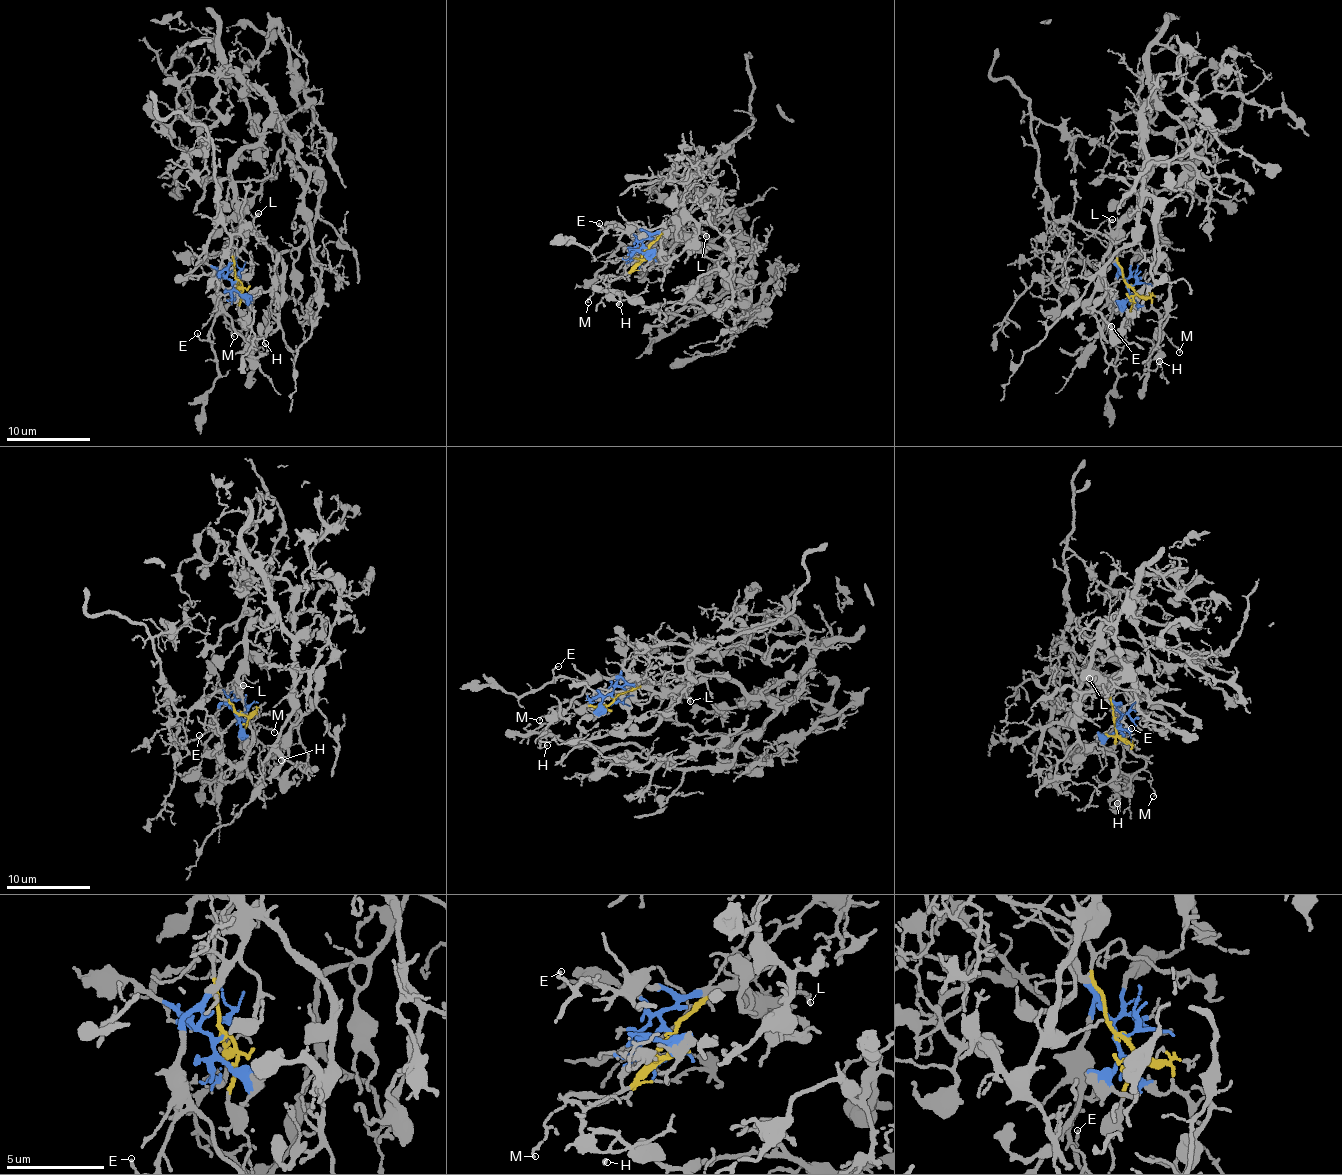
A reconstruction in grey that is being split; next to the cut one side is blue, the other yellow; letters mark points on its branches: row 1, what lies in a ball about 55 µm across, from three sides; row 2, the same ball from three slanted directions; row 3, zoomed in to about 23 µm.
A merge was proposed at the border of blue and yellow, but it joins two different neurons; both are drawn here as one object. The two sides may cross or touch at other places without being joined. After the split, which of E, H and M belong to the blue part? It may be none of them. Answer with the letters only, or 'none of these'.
E

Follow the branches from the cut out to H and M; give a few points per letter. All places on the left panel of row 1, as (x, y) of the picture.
H: (236, 281), (241, 283), (238, 296), (228, 306), (225, 319), (266, 354), (265, 343)
M: (236, 281), (241, 283), (238, 296), (228, 306), (225, 319), (235, 337)

